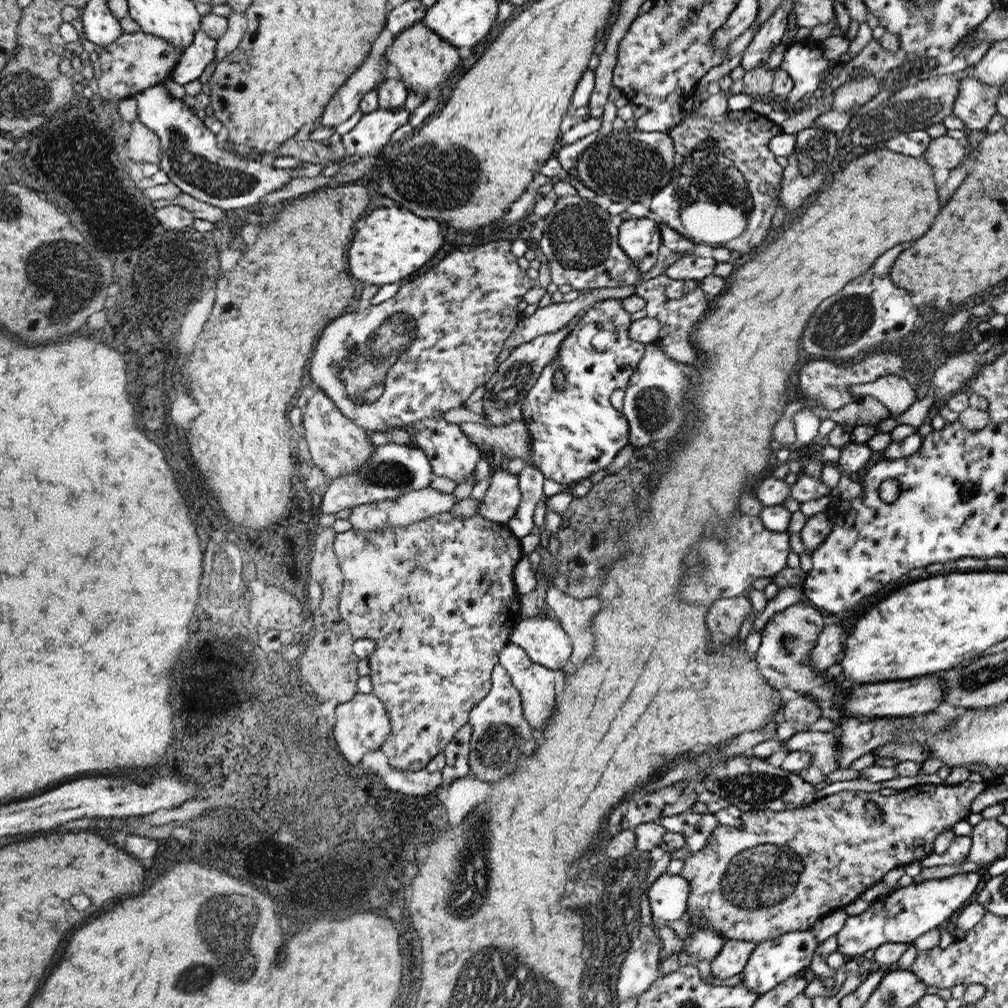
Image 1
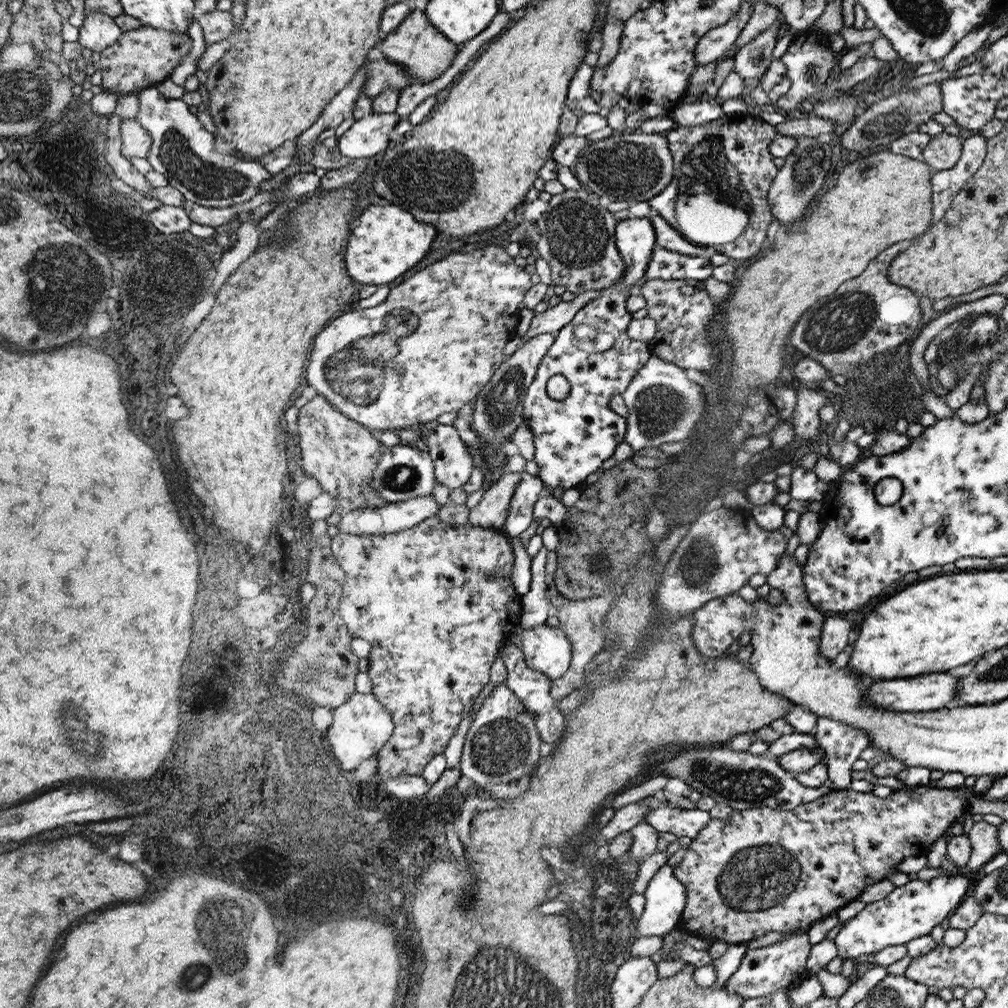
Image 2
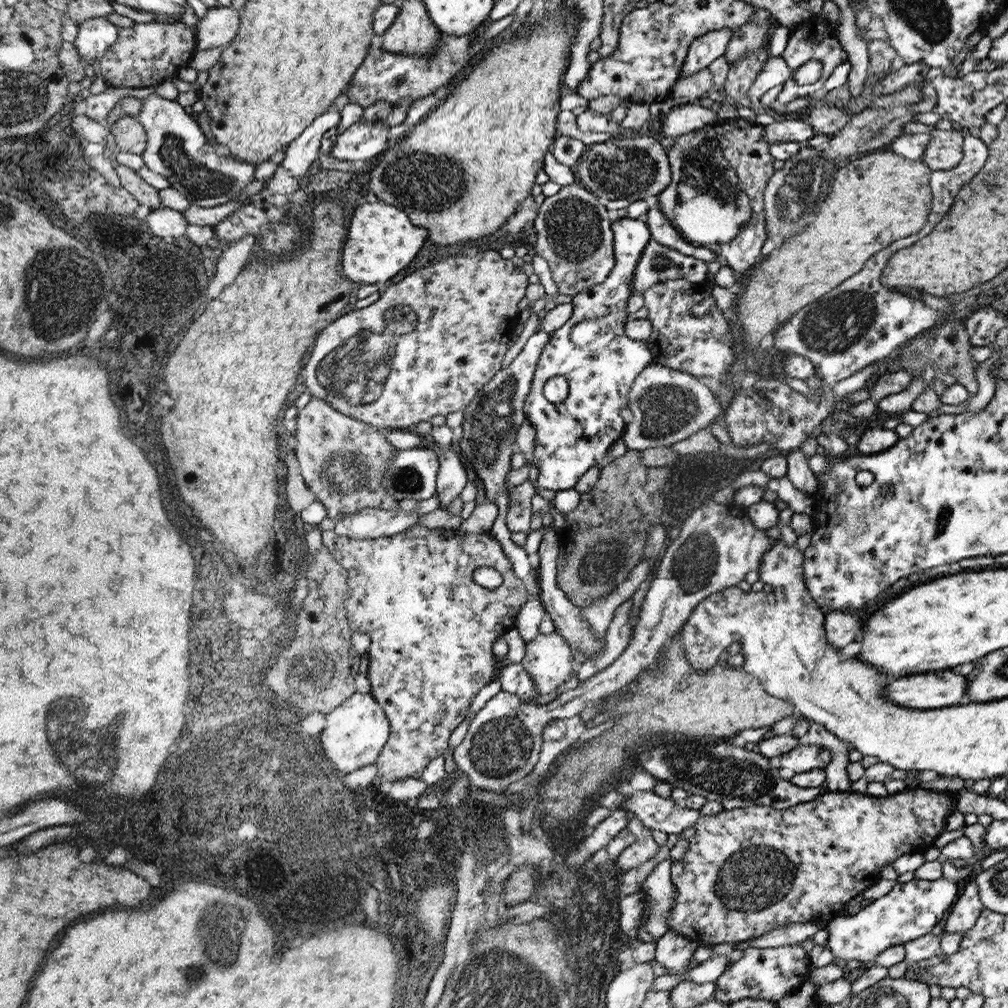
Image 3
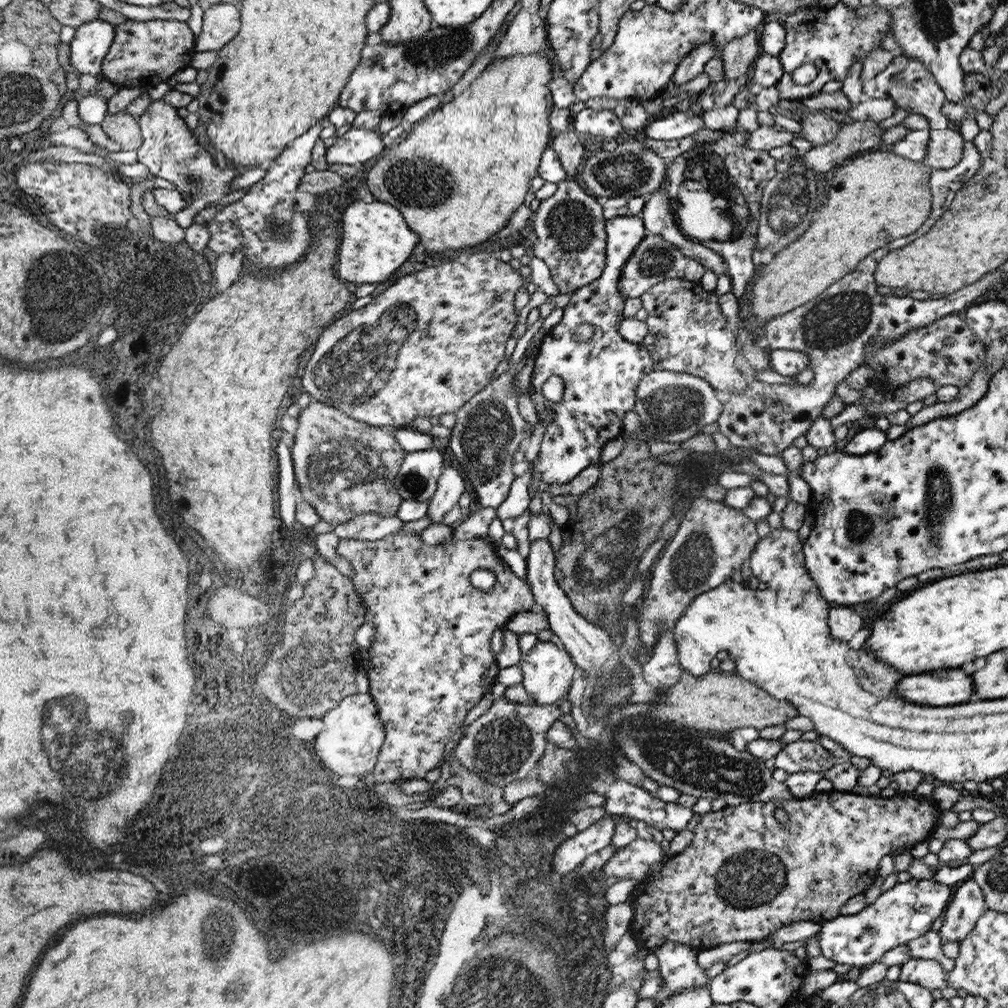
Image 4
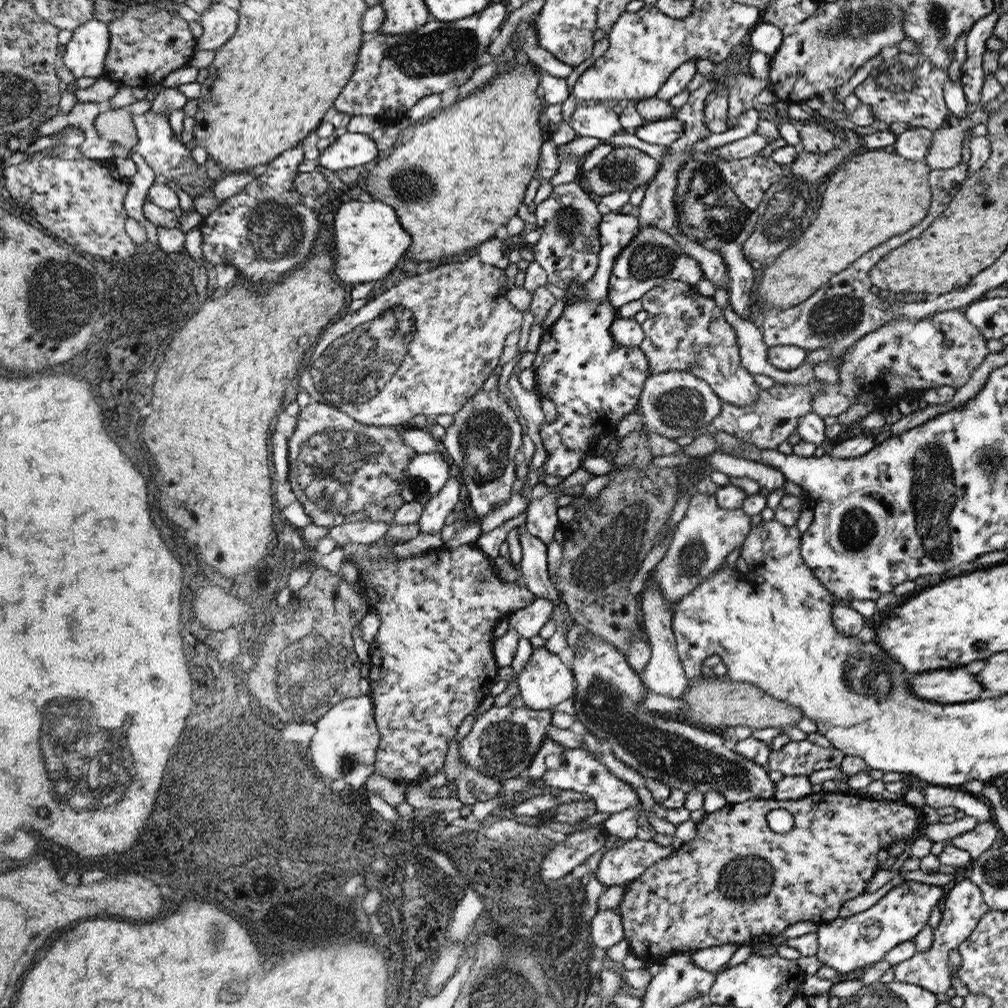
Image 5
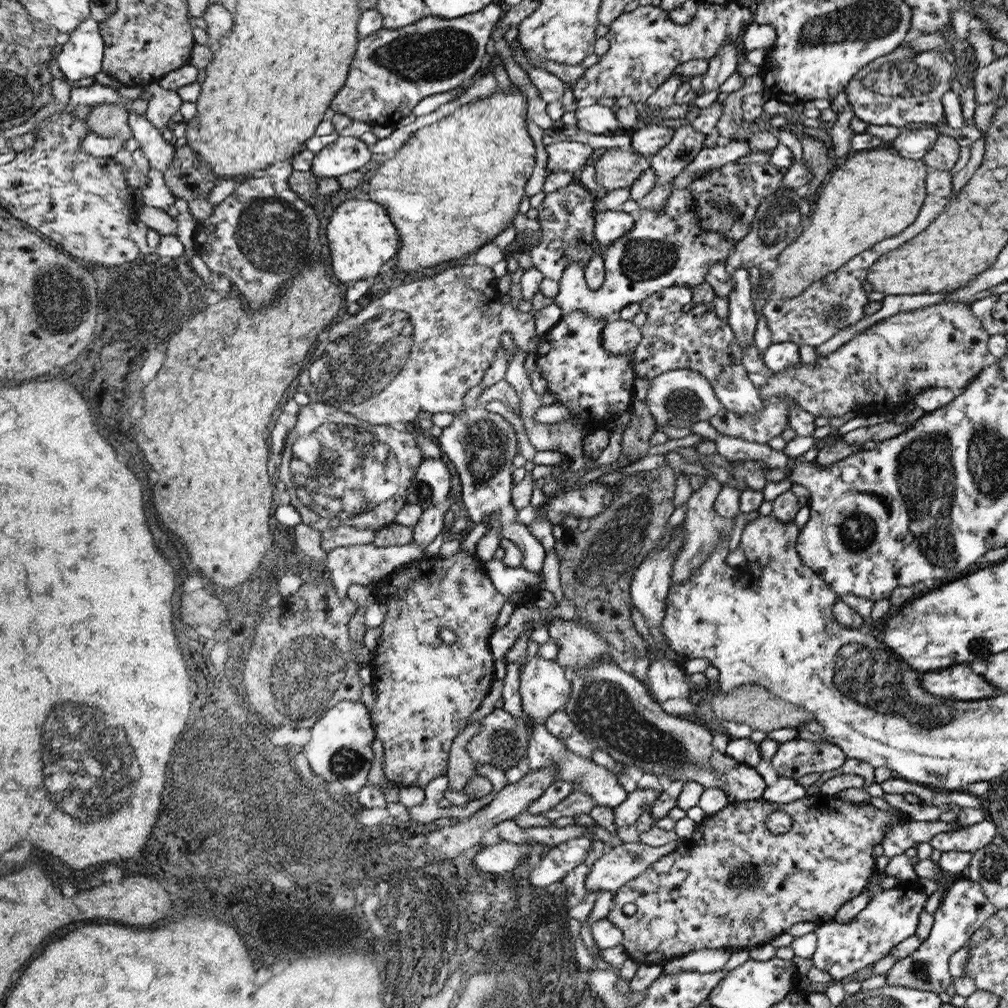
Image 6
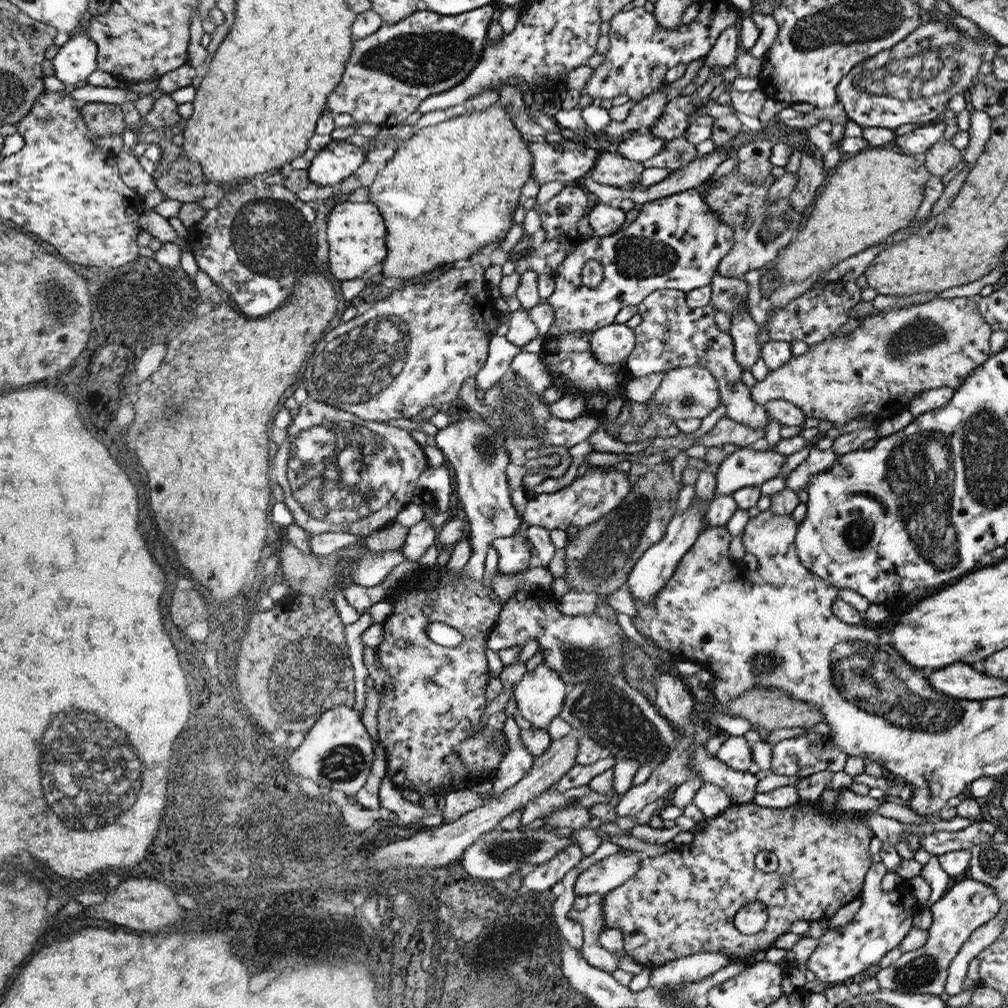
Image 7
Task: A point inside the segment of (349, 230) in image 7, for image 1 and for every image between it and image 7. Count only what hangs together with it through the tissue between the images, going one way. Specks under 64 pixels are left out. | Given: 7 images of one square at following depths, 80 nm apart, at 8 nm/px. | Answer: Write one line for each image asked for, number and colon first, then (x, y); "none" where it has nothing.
1: (392, 243)
2: (387, 240)
3: (381, 240)
4: (376, 241)
5: (369, 239)
6: (361, 237)

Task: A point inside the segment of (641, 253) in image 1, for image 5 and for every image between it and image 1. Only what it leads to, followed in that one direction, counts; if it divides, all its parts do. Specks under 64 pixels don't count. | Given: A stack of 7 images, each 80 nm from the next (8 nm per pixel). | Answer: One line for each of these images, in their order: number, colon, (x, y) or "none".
2: (572, 437)
3: (573, 436)
4: (601, 375)
5: (594, 382)

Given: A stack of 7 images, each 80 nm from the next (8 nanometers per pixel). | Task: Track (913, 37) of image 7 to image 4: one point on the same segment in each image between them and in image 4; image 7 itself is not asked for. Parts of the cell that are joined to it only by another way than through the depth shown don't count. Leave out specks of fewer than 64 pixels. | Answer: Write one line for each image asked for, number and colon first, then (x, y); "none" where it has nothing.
4: (910, 84)
5: (906, 88)
6: (905, 86)

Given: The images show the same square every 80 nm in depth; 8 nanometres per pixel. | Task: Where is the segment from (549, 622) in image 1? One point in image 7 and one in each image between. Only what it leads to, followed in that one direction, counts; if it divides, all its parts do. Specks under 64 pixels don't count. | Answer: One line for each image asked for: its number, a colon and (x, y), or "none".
2: (546, 649)
3: (549, 659)
4: (547, 670)
5: (545, 681)
6: (543, 688)
7: (539, 696)

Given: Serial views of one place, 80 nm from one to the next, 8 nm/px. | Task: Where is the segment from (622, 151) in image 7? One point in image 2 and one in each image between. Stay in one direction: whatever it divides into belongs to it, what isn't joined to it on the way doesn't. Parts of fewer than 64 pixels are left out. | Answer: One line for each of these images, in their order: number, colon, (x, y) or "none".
2: (701, 111)
3: (685, 117)
4: (675, 125)
5: (658, 133)
6: (646, 141)

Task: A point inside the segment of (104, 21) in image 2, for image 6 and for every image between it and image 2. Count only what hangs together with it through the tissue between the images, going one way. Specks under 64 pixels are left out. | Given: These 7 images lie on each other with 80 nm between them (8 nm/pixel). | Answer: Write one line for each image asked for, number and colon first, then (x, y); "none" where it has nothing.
3: (96, 36)
4: (92, 41)
5: (85, 54)
6: (81, 57)

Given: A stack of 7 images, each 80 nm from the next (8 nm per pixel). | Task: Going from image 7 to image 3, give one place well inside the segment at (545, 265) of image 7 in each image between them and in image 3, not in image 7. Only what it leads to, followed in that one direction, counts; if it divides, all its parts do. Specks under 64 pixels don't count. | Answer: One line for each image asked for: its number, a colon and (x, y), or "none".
3: (574, 234)
4: (569, 224)
5: (568, 249)
6: (566, 215)

